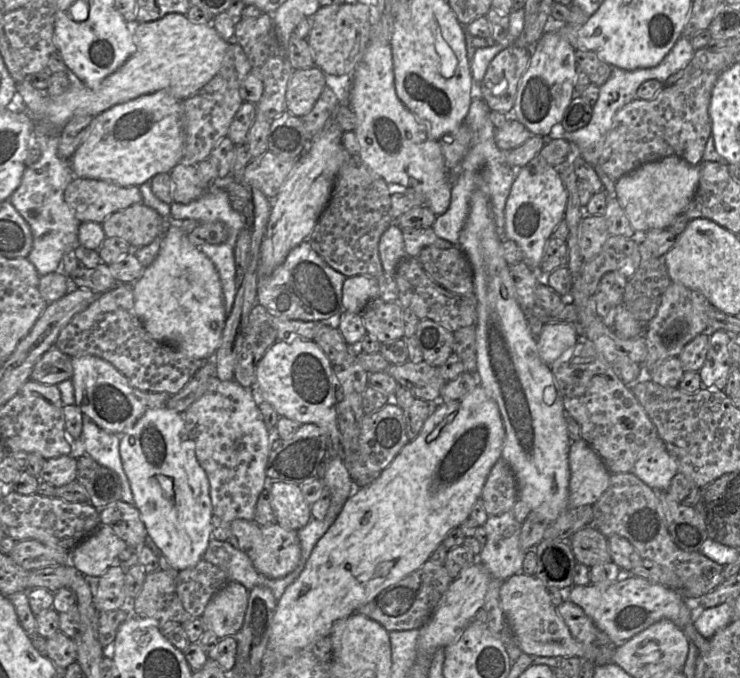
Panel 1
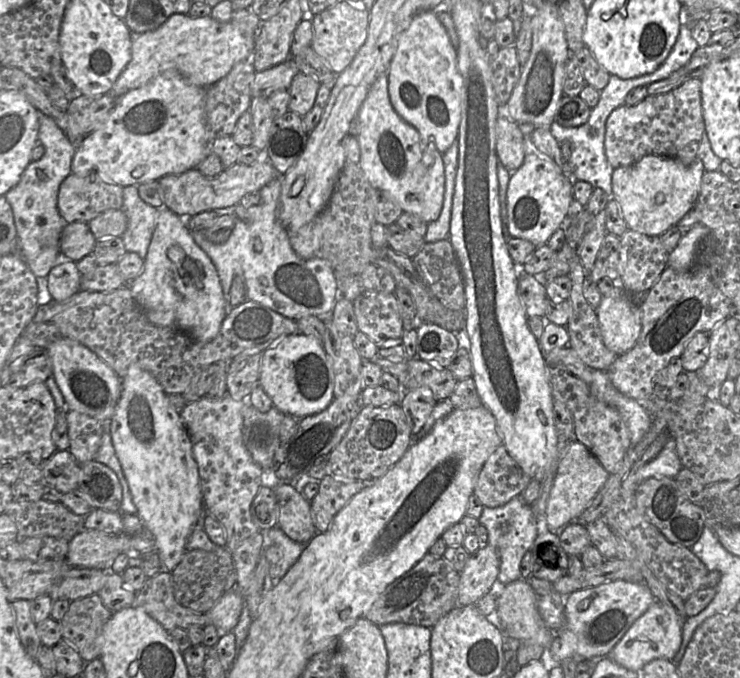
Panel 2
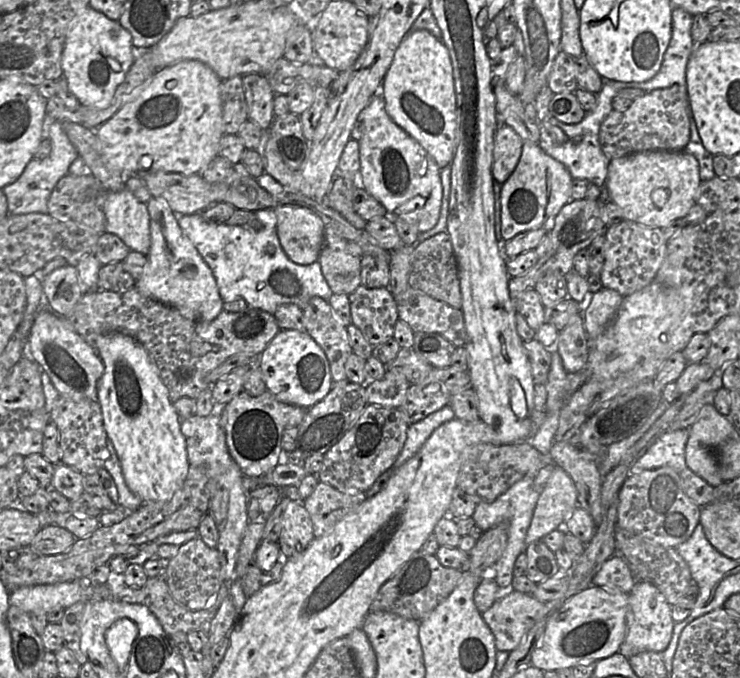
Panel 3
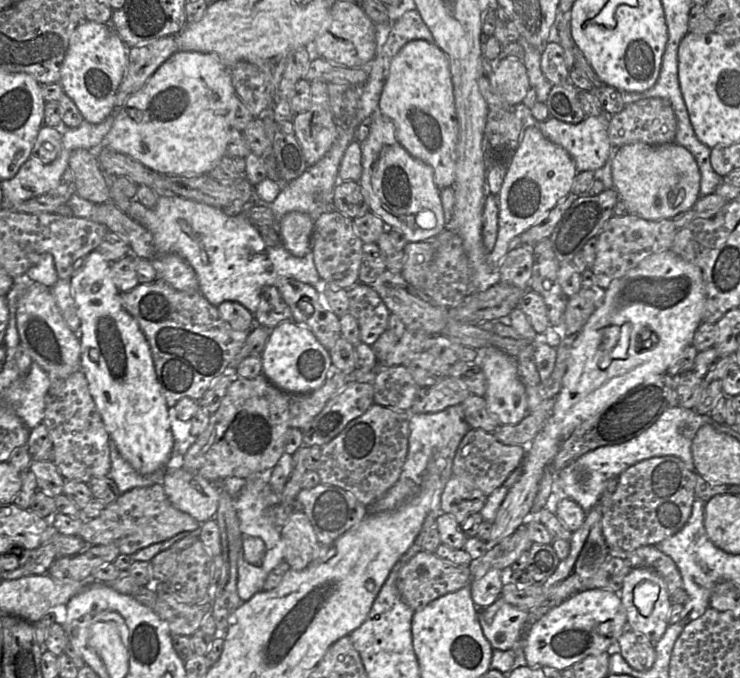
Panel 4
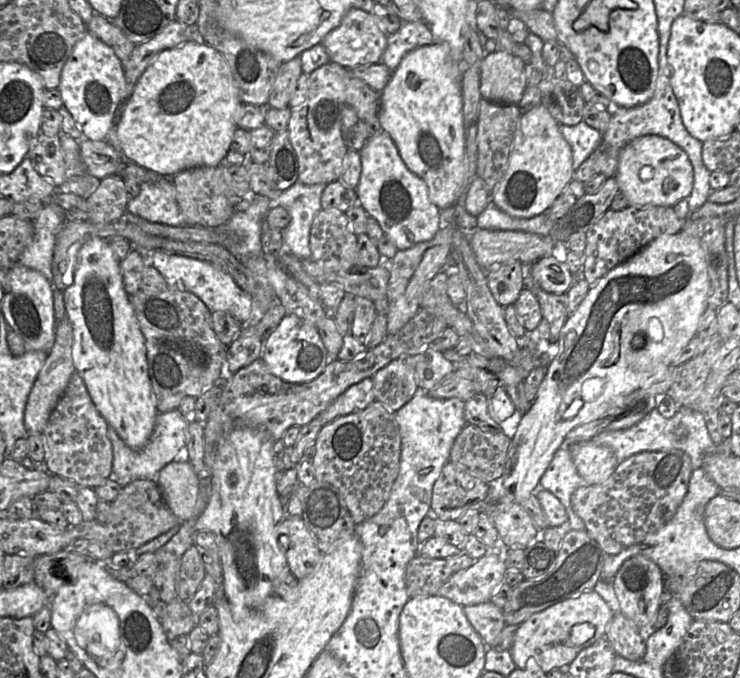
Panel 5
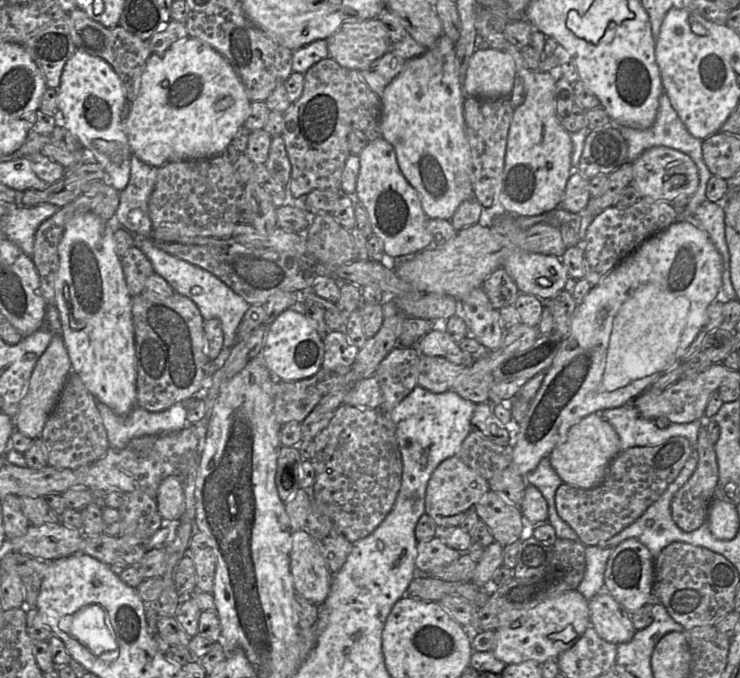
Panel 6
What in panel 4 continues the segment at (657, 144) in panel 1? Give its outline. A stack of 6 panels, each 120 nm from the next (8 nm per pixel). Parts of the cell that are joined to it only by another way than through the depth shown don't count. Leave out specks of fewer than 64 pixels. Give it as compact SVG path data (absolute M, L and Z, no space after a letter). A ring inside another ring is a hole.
M646 98L634 103L626 105L619 113L616 113L609 118L608 137L611 145L619 148L623 145L633 143L645 143L649 145L663 145L675 142L677 131L677 118L672 108L670 101L663 98Z

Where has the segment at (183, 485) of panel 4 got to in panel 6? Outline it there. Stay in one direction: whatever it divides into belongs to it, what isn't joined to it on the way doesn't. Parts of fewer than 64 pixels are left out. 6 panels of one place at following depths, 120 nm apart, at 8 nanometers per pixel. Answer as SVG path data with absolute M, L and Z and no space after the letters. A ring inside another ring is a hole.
M170 475L159 485L156 501L164 520L180 521L184 509L183 478Z

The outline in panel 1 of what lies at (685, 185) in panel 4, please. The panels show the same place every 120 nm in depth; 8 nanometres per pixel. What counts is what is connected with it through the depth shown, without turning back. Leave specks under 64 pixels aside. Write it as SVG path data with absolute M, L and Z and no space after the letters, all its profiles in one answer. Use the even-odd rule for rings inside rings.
M668 156L640 165L615 182L616 197L624 209L636 234L644 234L653 229L667 229L671 222L683 214L694 197L700 177L700 166L691 165L684 159Z

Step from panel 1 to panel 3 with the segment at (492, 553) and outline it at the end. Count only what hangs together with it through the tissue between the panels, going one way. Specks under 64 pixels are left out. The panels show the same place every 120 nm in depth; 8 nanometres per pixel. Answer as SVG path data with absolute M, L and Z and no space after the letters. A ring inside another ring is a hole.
M525 476L491 503L479 503L472 516L476 525L481 527L484 532L501 522L507 522L509 525L507 546L501 558L494 566L495 579L500 588L512 587L515 561L527 548L525 544L526 535L533 521L533 516L542 490L542 488L535 485L534 477L535 476Z

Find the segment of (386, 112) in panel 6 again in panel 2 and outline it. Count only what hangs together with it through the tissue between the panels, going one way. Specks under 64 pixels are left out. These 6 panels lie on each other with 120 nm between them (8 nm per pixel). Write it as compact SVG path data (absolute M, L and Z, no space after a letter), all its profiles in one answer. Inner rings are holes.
M422 10L414 15L399 38L387 75L389 98L395 111L418 130L424 144L433 144L445 153L458 137L463 78L457 65L456 49L433 10Z

